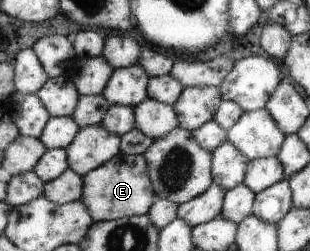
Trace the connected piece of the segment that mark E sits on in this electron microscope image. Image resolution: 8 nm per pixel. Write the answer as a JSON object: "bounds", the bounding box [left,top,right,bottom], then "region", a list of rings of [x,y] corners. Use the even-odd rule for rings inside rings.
{"bounds":[81,152,158,222],"region":[[[121,152],[113,161],[85,176],[85,193],[81,200],[90,207],[96,222],[115,221],[120,217],[149,215],[158,200],[150,178],[150,163],[144,155],[136,156]]]}

